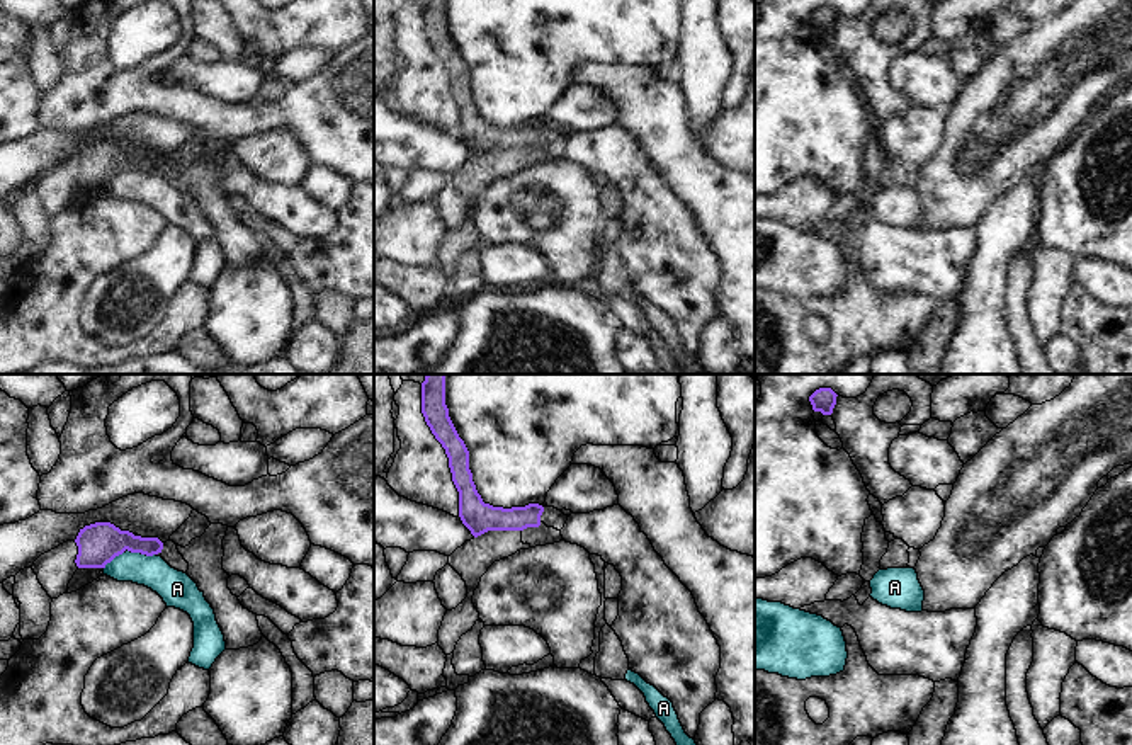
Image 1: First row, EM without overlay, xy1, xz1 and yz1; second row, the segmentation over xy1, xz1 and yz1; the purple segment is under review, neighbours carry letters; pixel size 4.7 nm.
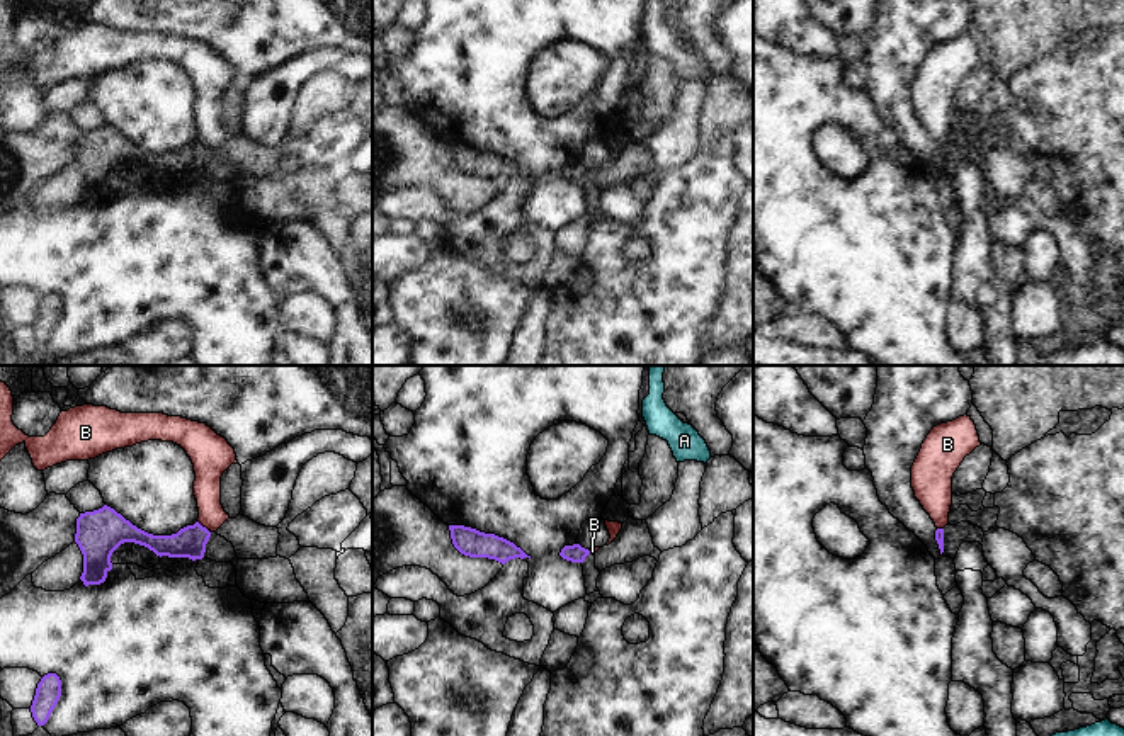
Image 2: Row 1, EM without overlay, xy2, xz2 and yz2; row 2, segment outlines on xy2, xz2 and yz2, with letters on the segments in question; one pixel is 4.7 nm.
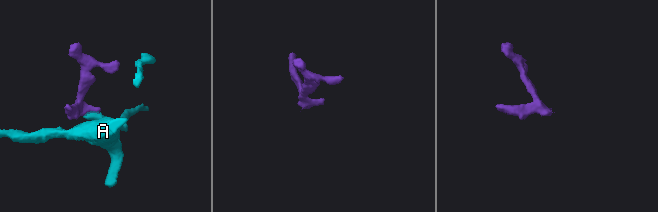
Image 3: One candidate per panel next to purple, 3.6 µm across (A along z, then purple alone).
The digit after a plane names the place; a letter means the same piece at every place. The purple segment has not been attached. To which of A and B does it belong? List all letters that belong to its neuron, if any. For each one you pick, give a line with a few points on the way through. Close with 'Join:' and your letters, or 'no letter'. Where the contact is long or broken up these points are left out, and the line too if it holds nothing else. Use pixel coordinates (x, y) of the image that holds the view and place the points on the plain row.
Join: no letter

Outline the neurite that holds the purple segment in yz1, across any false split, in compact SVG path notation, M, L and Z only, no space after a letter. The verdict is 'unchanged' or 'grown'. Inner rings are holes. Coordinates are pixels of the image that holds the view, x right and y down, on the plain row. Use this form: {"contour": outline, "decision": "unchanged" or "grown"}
{"contour": "M819 7L809 15L809 20L814 31L831 34L836 24L836 15L838 14L831 7Z", "decision": "unchanged"}

